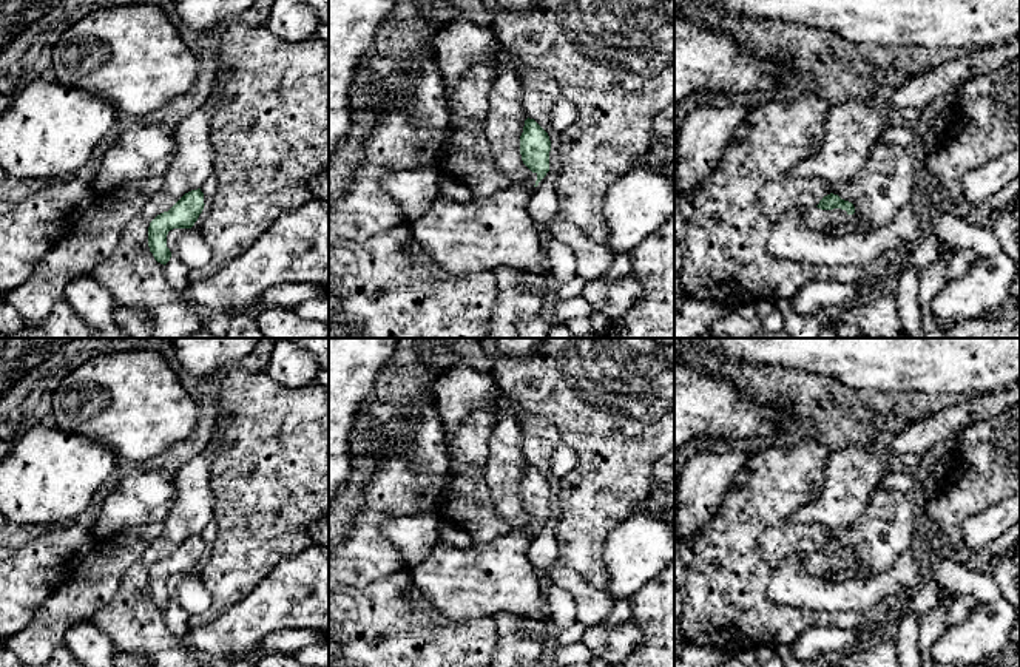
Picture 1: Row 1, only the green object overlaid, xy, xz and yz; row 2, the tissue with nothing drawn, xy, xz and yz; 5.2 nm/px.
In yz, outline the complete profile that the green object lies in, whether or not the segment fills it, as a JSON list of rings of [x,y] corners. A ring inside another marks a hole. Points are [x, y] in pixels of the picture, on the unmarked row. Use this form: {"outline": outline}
{"outline": [[[833,539],[824,542],[816,553],[821,556],[841,554],[841,556],[846,556],[847,560],[855,559],[855,553],[852,548],[841,545],[838,540],[833,540]]]}

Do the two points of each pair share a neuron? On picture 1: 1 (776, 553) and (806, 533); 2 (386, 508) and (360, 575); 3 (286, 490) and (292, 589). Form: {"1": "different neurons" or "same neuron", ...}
{"1": "same neuron", "2": "same neuron", "3": "different neurons"}

